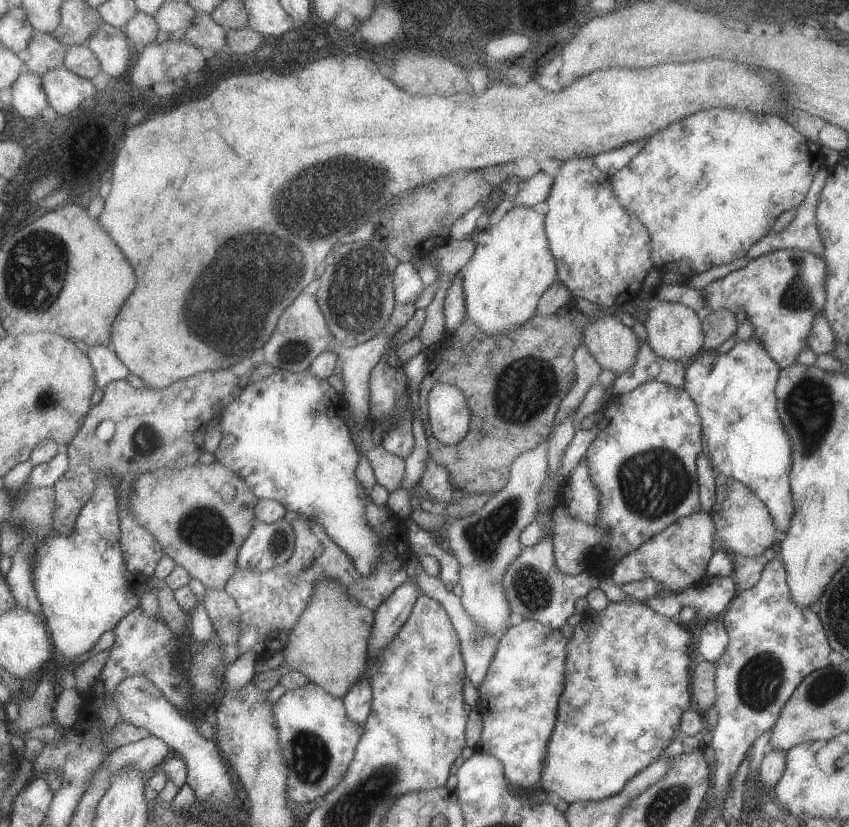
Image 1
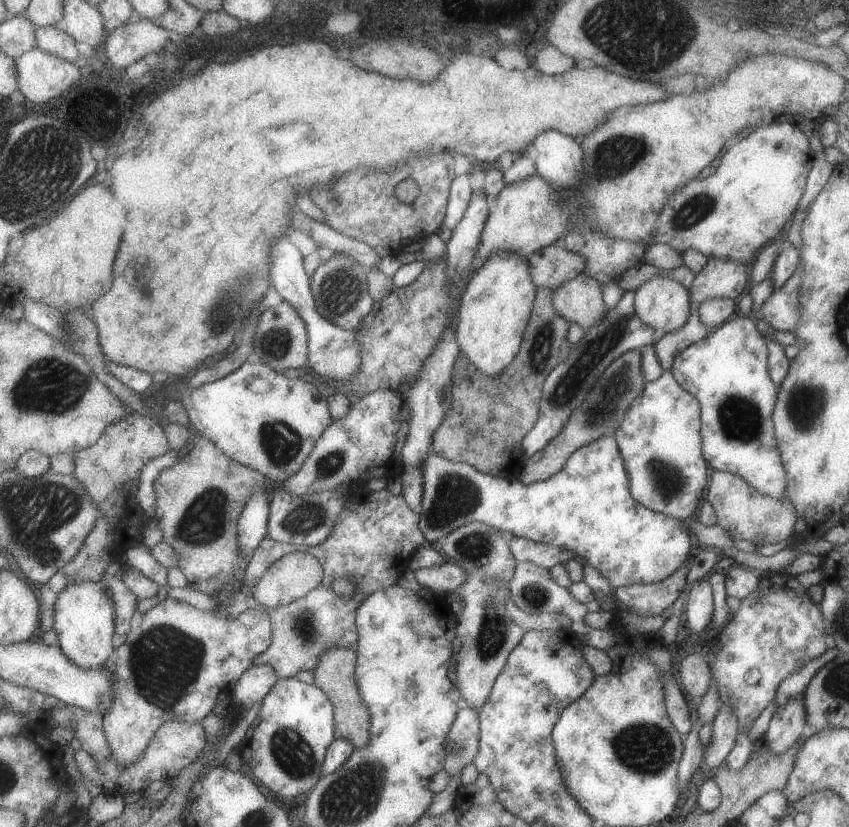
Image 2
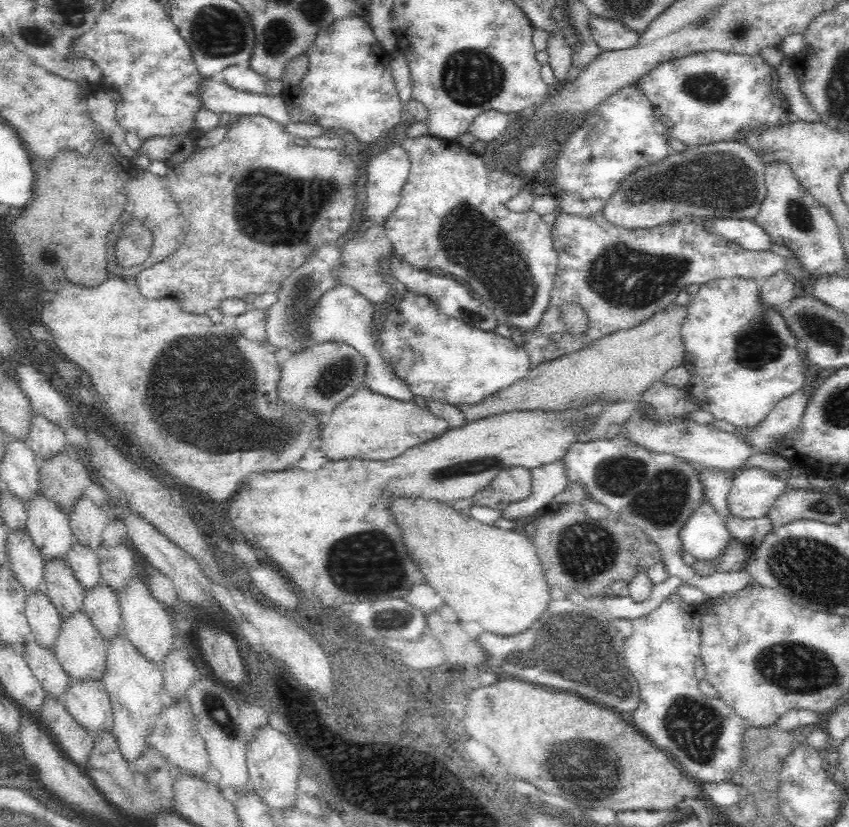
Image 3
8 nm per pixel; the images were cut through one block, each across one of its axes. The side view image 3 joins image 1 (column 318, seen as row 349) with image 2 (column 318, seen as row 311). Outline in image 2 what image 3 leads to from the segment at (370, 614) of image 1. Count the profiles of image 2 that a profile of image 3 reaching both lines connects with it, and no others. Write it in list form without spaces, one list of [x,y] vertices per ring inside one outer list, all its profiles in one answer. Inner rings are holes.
[[[335,648],[329,650],[327,656],[323,656],[319,668],[313,674],[315,674],[315,684],[321,686],[327,692],[327,696],[331,696],[331,702],[335,704],[339,736],[351,740],[355,750],[363,750],[369,748],[369,744],[373,742],[373,734],[371,734],[373,722],[371,722],[371,708],[363,700],[363,694],[359,690],[357,668],[359,668],[359,652],[351,648]]]

